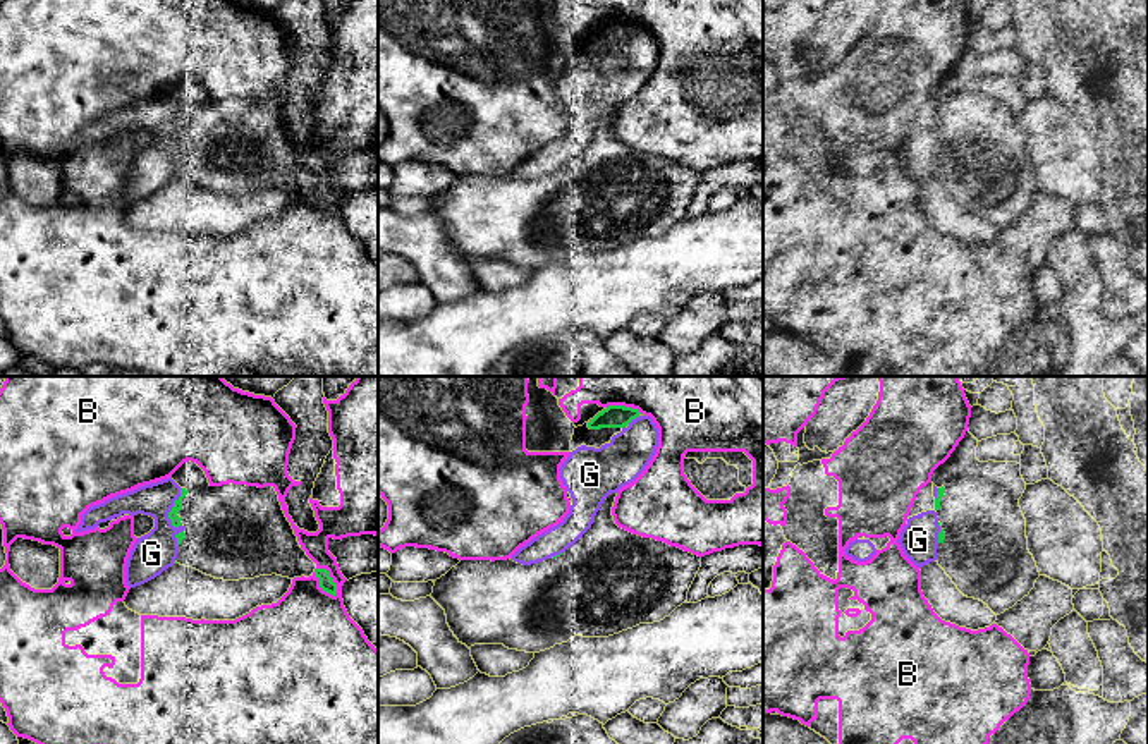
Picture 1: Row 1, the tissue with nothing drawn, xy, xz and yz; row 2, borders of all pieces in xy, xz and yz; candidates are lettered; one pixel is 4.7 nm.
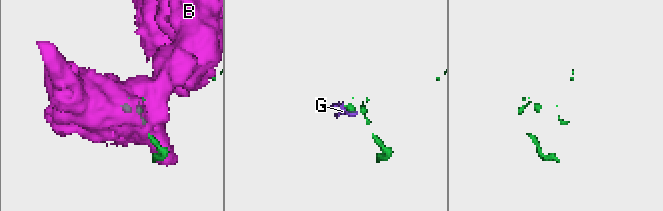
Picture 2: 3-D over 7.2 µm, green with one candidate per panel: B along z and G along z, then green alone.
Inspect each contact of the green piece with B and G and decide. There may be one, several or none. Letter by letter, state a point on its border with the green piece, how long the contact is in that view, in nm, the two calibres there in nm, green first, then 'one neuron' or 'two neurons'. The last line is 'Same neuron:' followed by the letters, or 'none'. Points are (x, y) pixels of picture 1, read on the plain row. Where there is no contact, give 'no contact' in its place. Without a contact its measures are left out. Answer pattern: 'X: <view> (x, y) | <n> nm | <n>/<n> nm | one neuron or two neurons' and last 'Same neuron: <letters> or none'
B: xy (320, 200) | 170 nm | 70/440 nm | two neurons
G: xy (172, 124) | 190 nm | 50/190 nm | two neurons
Same neuron: none

